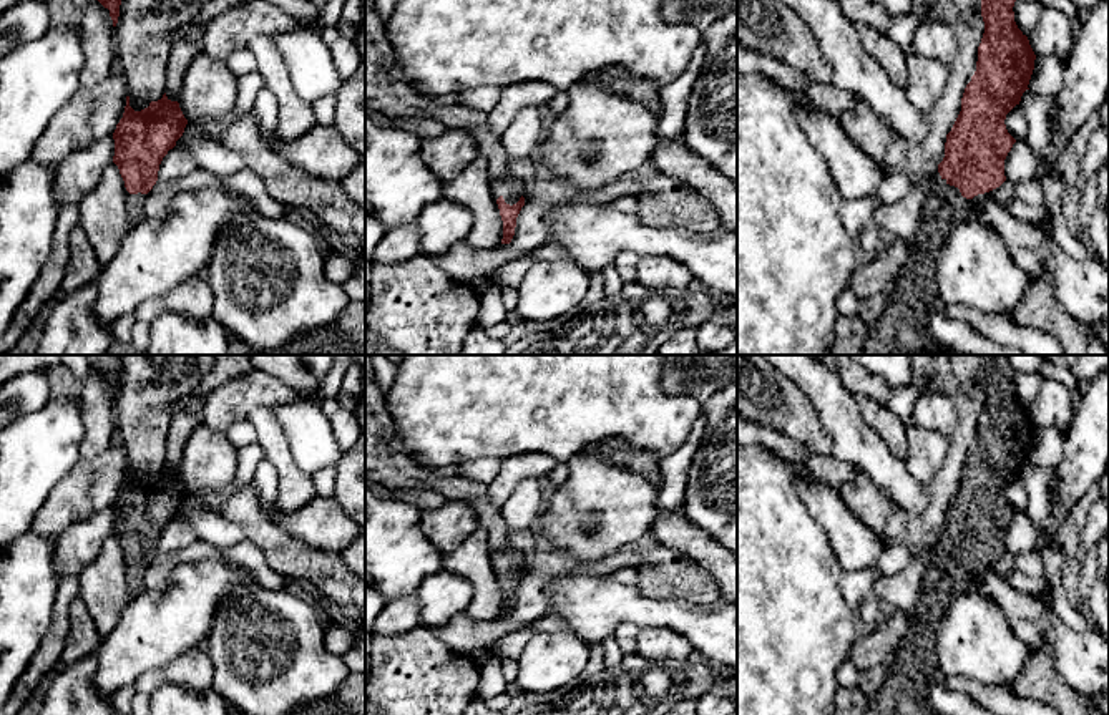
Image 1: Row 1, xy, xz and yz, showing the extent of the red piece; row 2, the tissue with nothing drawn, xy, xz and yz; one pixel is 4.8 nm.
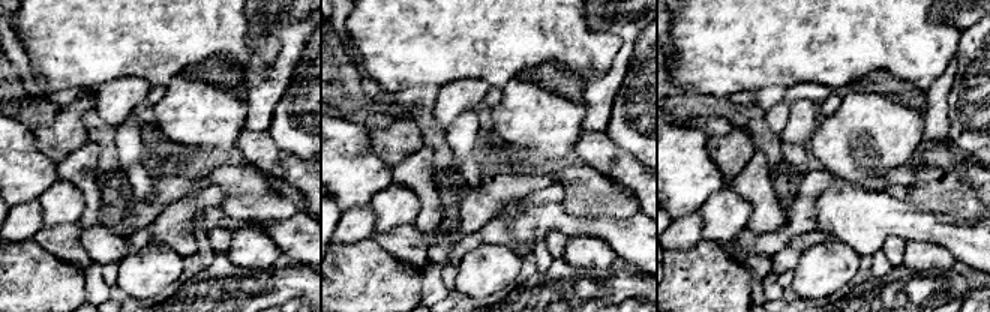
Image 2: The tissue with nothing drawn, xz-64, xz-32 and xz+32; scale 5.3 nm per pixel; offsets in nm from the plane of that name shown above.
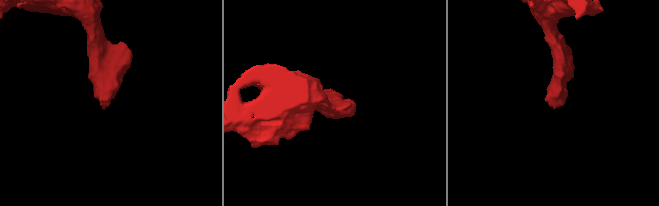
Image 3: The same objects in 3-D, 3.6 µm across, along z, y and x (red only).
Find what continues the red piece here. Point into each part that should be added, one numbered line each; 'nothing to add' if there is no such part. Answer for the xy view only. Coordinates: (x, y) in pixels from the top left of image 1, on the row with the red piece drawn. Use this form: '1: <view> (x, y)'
1: xy (135, 201)

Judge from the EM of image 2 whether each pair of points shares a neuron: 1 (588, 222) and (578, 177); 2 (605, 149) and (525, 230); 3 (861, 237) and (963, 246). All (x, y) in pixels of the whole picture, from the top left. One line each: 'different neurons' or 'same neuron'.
1: different neurons
2: different neurons
3: same neuron

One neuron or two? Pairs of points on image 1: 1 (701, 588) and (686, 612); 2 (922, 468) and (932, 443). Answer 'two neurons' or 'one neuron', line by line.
1: two neurons
2: one neuron

